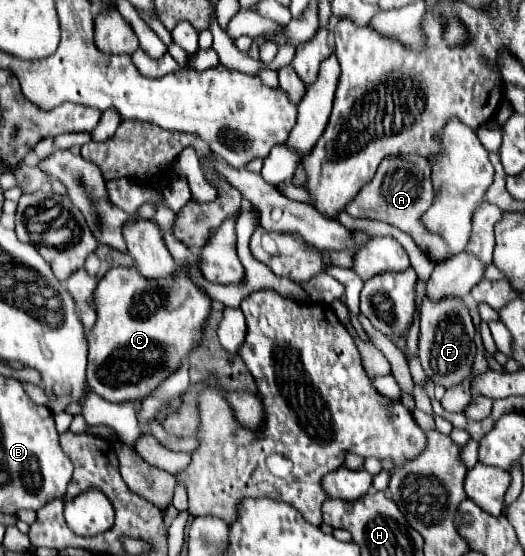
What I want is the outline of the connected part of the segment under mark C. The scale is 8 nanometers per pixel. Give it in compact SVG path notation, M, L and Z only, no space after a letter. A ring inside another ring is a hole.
M115 266L101 280L95 290L97 322L87 334L89 364L87 384L107 402L143 400L159 384L163 384L175 370L179 370L183 358L187 358L203 340L205 322L211 312L211 298L189 276L187 268L177 268L171 278L143 278L135 266Z

